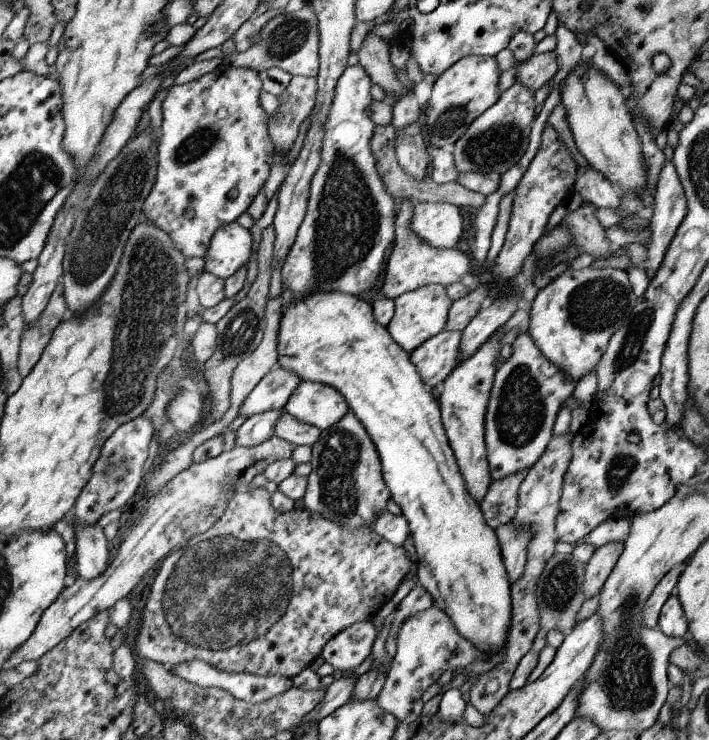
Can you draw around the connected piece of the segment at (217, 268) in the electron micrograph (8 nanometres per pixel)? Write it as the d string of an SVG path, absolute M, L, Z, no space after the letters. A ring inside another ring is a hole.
M237 221L219 226L214 236L210 239L207 253L203 256L203 270L218 278L226 280L238 269L246 267L252 250L252 236L248 229L243 228Z

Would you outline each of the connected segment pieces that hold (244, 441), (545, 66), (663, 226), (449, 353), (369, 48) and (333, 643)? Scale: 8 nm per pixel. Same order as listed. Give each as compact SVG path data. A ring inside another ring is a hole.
M284 409L280 411L271 410L246 419L236 430L235 446L252 448L272 438L277 420L280 413L283 412Z
M536 53L518 63L515 69L517 82L534 92L552 80L556 74L556 53Z
M666 162L661 170L657 191L653 196L654 215L652 221L652 242L646 246L645 271L649 280L655 275L663 261L666 249L676 234L687 211L687 198L678 173L672 162Z
M442 331L414 349L409 357L427 388L438 388L462 362L459 346L462 333Z
M368 31L357 53L359 63L367 70L373 84L381 86L387 95L386 100L394 105L397 98L406 90L406 88L398 81L398 78L396 78L395 67L390 63L390 45L391 43L386 42L380 35Z
M371 619L354 623L333 636L324 646L321 656L335 670L352 672L370 656L376 637Z

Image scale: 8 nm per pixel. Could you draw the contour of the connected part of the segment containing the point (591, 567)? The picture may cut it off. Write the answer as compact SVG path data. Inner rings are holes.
M608 543L597 547L592 558L585 565L583 595L591 599L599 594L612 572L618 557L622 554L624 543Z

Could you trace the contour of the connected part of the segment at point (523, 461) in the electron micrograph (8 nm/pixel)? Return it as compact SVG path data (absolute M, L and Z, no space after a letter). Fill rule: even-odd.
M518 330L512 348L511 356L496 369L485 414L485 445L492 481L499 481L504 477L526 471L540 460L553 437L553 426L558 411L572 398L577 385L572 377L542 354L528 330L525 332Z

